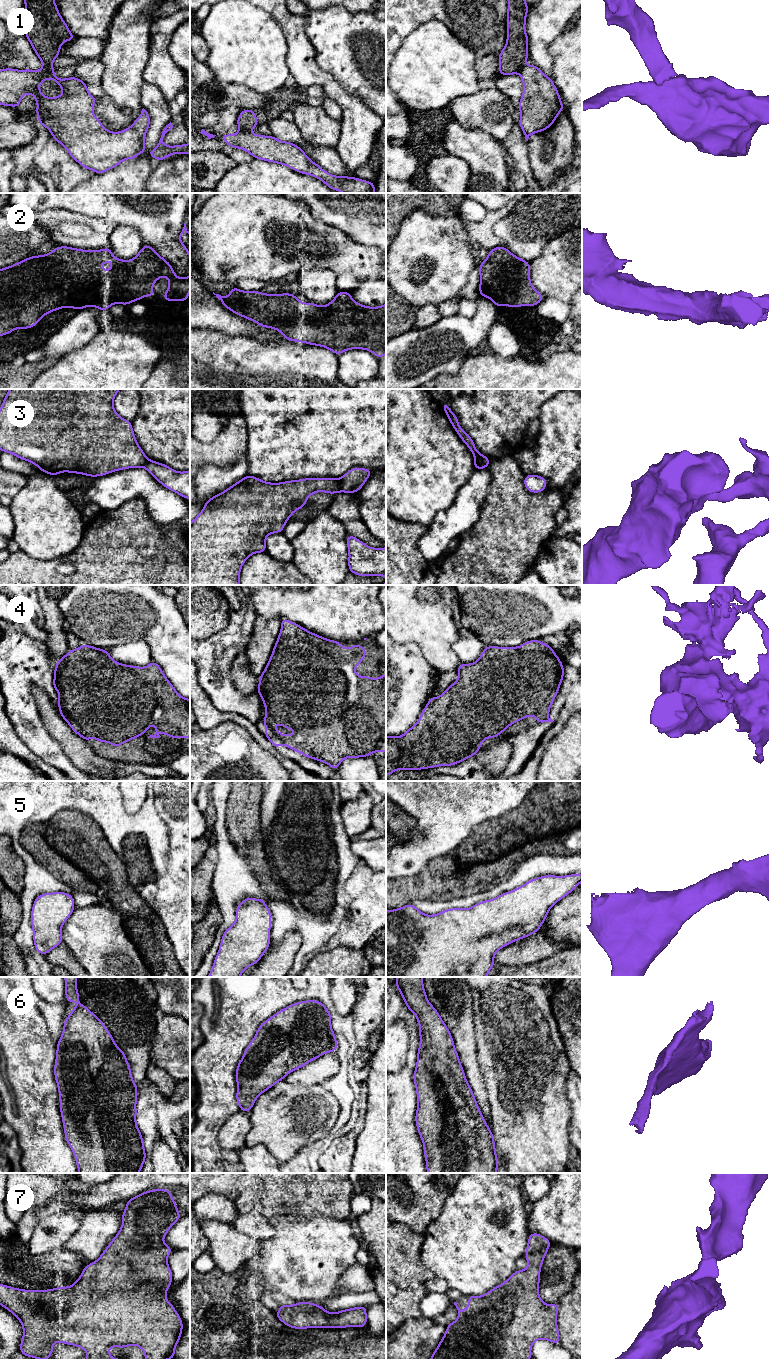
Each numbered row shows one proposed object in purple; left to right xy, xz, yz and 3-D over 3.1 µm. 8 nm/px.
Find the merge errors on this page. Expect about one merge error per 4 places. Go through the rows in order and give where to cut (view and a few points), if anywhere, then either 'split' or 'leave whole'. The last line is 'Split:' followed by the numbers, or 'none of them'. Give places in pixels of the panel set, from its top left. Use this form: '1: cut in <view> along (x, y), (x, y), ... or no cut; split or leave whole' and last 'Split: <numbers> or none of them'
1: cut in xy along (44, 65), (52, 67); split
2: no cut; leave whole
3: cut in yz along (474, 460), (487, 465); split
4: no cut; leave whole
5: no cut; leave whole
6: no cut; leave whole
7: no cut; leave whole
Split: 1, 3

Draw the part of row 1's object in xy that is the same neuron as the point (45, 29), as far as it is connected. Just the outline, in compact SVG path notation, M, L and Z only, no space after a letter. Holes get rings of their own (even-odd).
M24 0L24 3L25 37L43 65L53 67L52 62L60 56L61 44L76 37L61 17L54 0Z

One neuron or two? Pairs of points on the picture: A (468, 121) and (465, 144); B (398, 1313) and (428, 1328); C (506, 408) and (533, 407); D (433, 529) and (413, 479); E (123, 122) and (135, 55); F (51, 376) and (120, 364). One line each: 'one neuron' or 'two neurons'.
A: two neurons
B: two neurons
C: one neuron
D: two neurons
E: one neuron
F: one neuron

